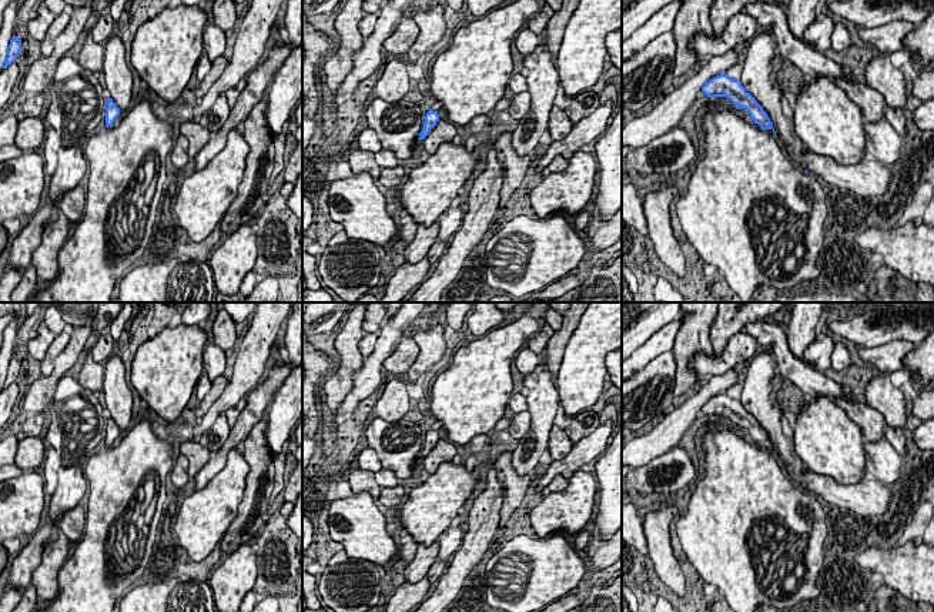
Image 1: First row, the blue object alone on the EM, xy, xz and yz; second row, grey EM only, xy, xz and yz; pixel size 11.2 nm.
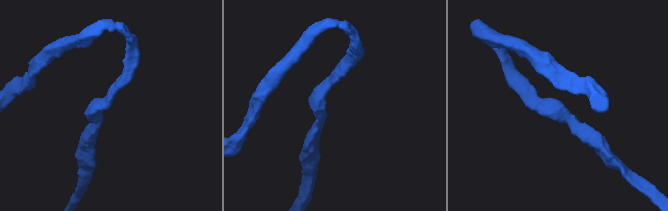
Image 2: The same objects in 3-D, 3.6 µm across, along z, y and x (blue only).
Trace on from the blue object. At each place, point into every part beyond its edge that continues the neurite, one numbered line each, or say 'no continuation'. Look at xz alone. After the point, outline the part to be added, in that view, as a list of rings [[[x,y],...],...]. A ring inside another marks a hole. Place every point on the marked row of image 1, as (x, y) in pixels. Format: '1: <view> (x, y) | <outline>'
1: xz (444, 131) | [[[439,118],[422,144],[429,154],[435,154],[442,143],[453,141],[456,134],[459,134],[459,130],[455,126]]]

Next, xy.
1: xy (119, 79) | [[[110,37],[104,50],[103,71],[110,98],[124,111],[133,97],[133,73],[125,63],[125,47],[121,37]]]

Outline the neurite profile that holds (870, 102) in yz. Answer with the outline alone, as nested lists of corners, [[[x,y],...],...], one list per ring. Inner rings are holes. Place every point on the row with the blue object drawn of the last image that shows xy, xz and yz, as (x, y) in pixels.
[[[790,0],[789,9],[784,11],[780,6],[769,1],[754,1],[747,3],[744,9],[760,26],[773,29],[777,50],[784,60],[790,60],[803,74],[810,74],[813,80],[830,78],[847,93],[868,123],[884,120],[883,107],[887,103],[878,91],[868,84],[856,81],[847,66],[834,63],[804,43],[804,31],[817,17],[817,3],[818,0]]]

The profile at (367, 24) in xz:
[[[378,13],[364,14],[362,20],[359,21],[359,33],[362,34],[364,39],[368,39],[372,34],[378,16],[379,16]]]

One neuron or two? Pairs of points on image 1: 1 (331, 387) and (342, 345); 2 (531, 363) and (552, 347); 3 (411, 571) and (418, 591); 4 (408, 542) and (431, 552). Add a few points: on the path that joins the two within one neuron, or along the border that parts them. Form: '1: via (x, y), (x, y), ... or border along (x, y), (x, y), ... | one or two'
1: via (342, 378), (345, 357) | one
2: border along (555, 331), (545, 347) | two
3: border along (437, 561), (422, 578), (415, 582), (405, 582) | two
4: via (414, 548), (418, 552), (425, 552) | one

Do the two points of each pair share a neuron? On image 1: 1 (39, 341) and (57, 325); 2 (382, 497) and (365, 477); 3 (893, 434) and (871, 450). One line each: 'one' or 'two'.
1: one
2: one
3: two

